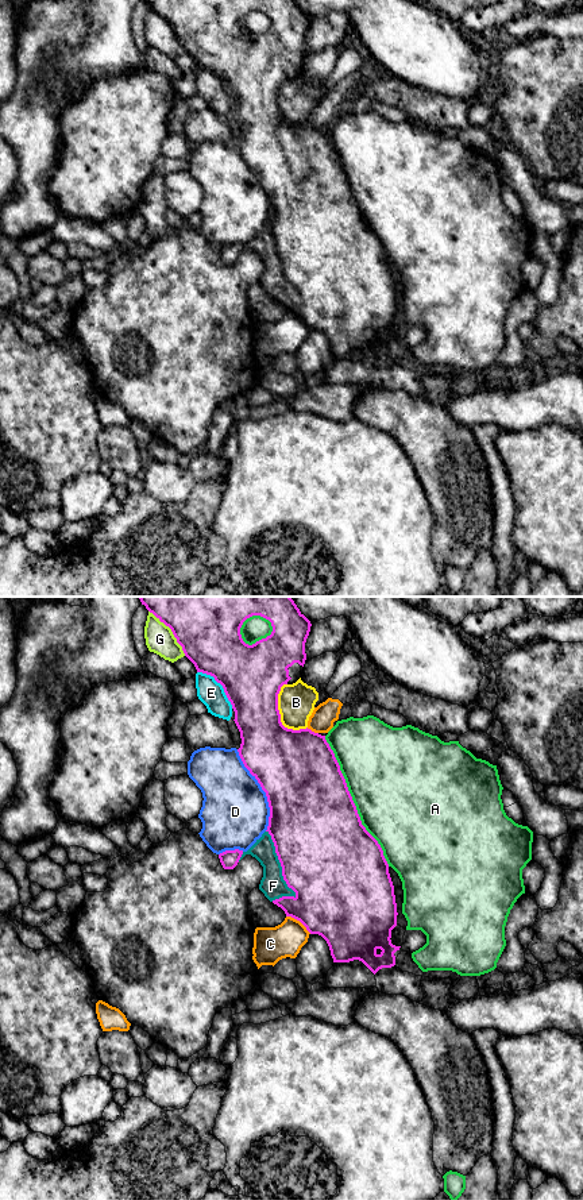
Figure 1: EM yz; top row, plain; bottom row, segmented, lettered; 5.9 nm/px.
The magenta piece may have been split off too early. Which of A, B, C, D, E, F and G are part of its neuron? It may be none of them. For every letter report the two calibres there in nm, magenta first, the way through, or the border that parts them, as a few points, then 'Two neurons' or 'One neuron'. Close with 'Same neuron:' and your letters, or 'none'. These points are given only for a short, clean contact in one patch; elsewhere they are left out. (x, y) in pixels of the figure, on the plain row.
A: Thickness 500 nm (magenta) against 500 nm. Two neurons
B: Thickness 360 nm (magenta) against 220 nm. Two neurons
C: Thickness 460 nm (magenta) against 200 nm. Two neurons
D: Thickness 480 nm (magenta) against 400 nm. Two neurons
E: Thickness 360 nm (magenta) against 150 nm. Two neurons
F: Thickness 500 nm (magenta) against 150 nm. One neuron
G: Thickness 360 nm (magenta) against 170 nm. Two neurons
Same neuron: F

